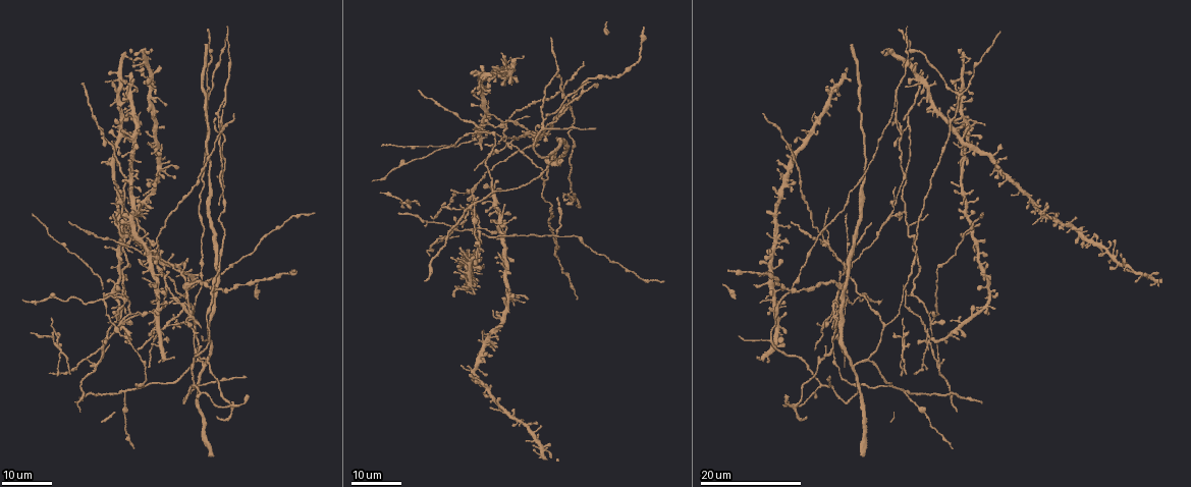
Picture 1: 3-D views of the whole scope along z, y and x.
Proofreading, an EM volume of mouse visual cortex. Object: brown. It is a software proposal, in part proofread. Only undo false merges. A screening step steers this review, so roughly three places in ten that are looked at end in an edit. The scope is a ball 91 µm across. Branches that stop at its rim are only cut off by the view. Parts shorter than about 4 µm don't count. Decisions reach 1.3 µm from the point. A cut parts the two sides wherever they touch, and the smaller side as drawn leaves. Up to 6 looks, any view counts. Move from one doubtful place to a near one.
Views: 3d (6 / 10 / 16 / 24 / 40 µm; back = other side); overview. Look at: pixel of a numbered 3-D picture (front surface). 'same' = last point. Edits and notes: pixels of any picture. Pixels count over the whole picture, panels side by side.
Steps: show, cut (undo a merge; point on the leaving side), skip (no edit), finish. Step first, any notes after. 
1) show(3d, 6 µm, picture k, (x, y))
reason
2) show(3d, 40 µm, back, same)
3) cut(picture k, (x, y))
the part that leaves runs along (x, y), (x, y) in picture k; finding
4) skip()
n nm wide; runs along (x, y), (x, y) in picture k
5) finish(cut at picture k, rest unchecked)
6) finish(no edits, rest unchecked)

show(3d, 24 µm, picture 1, (508, 128))
a narrow waist

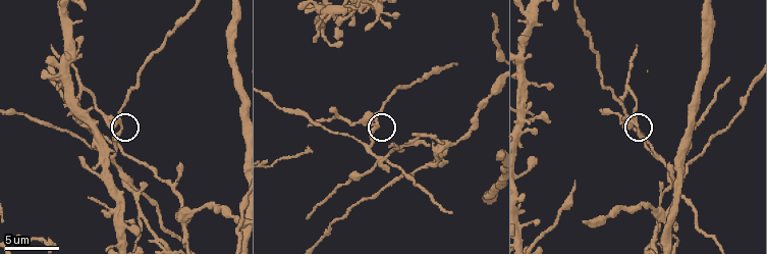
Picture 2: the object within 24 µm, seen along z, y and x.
show(3d, 6 µm, picture 2, (121, 127))

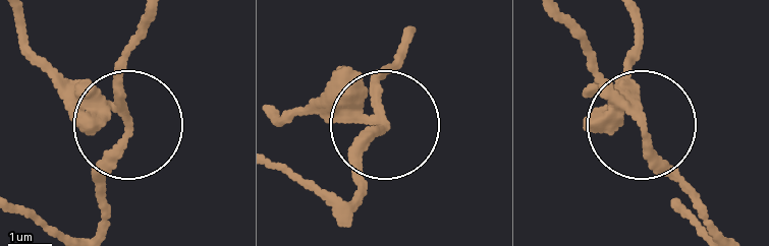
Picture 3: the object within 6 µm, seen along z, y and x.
cut(picture 3, (65, 80))
the part that leaves runs along (119, 110), (68, 88), (36, 56), (24, 22) in picture 3; a second neuron is stuck on

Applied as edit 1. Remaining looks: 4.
show(overview)

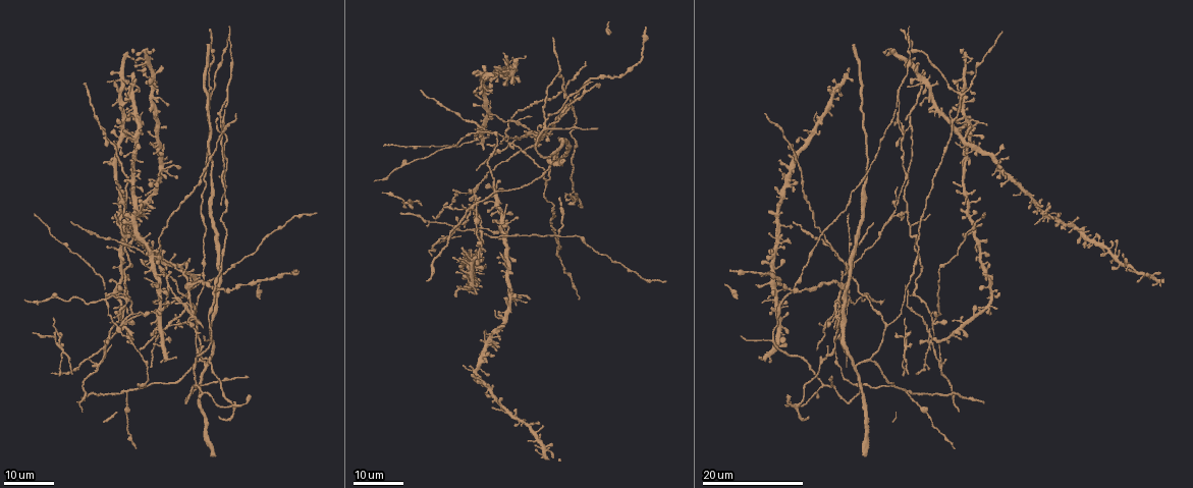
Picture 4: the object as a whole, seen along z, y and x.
show(3d, 16 µm, picture 4, (494, 191))
three arms meet

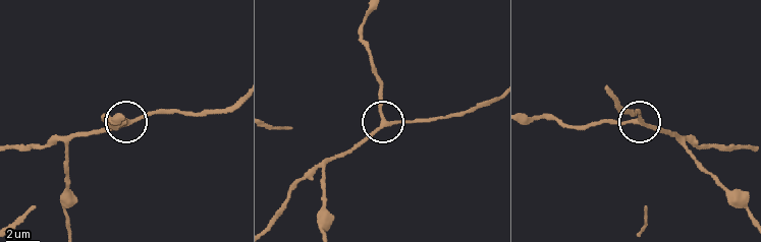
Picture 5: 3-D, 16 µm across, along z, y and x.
show(3d, 10 µm, picture 5, (638, 123))
closer look

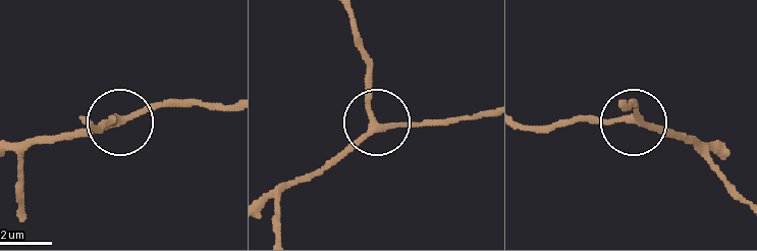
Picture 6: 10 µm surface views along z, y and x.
skip()
210 nm wide; runs along (485, 109), (432, 122), (373, 124), (329, 166) in picture 6; all the same neuron

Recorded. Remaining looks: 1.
finish(cut at picture 3, rest unchecked)

